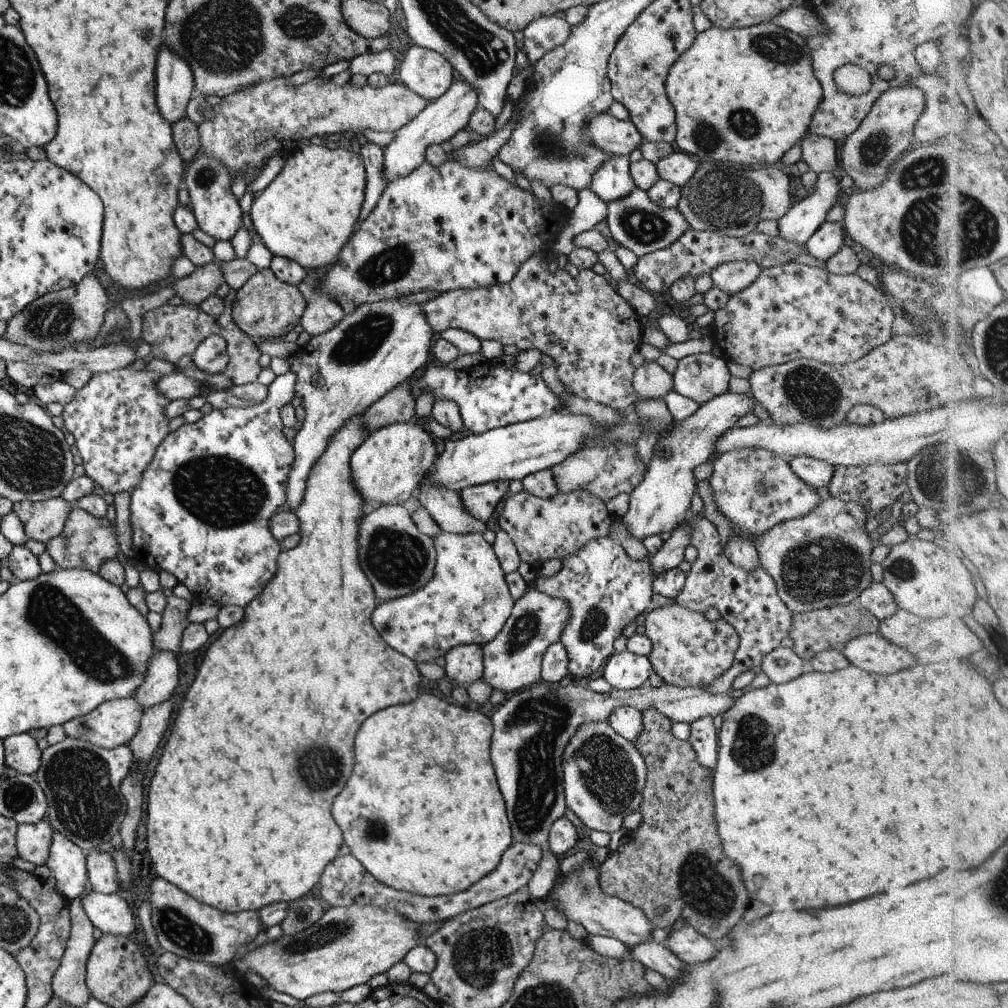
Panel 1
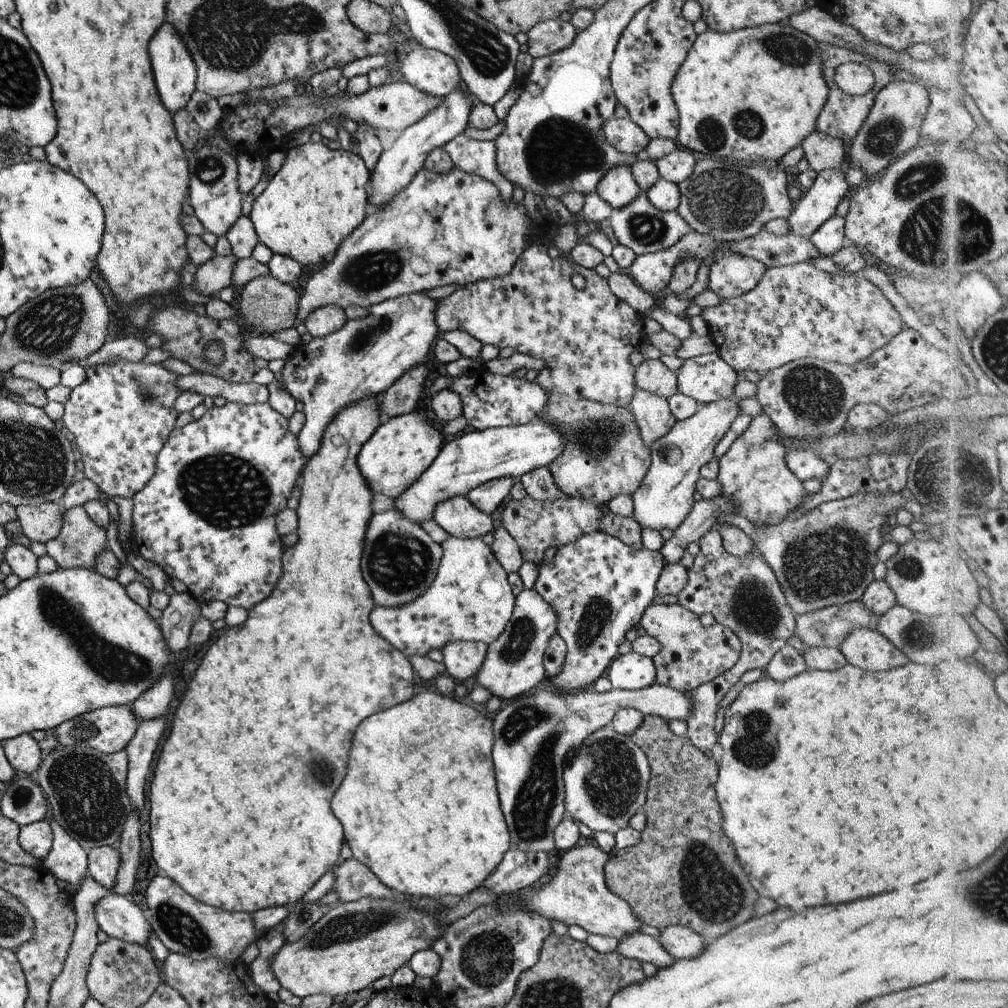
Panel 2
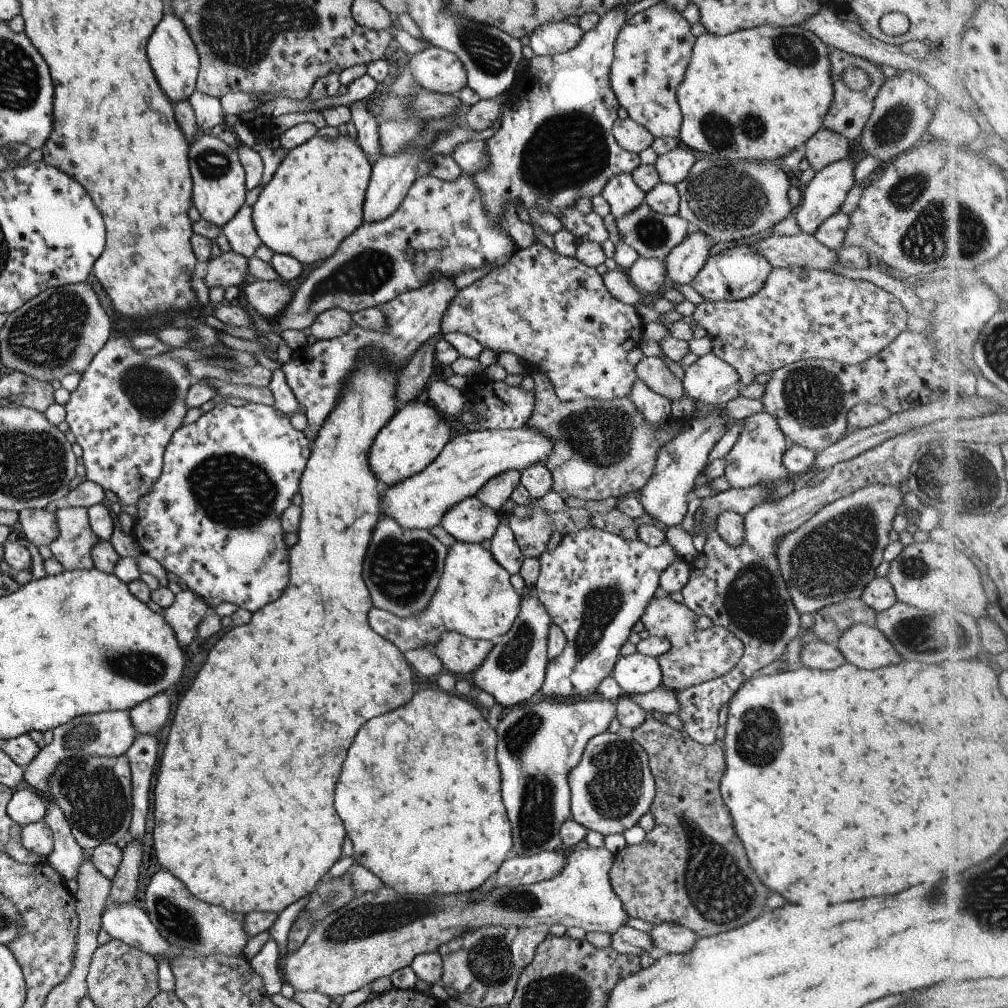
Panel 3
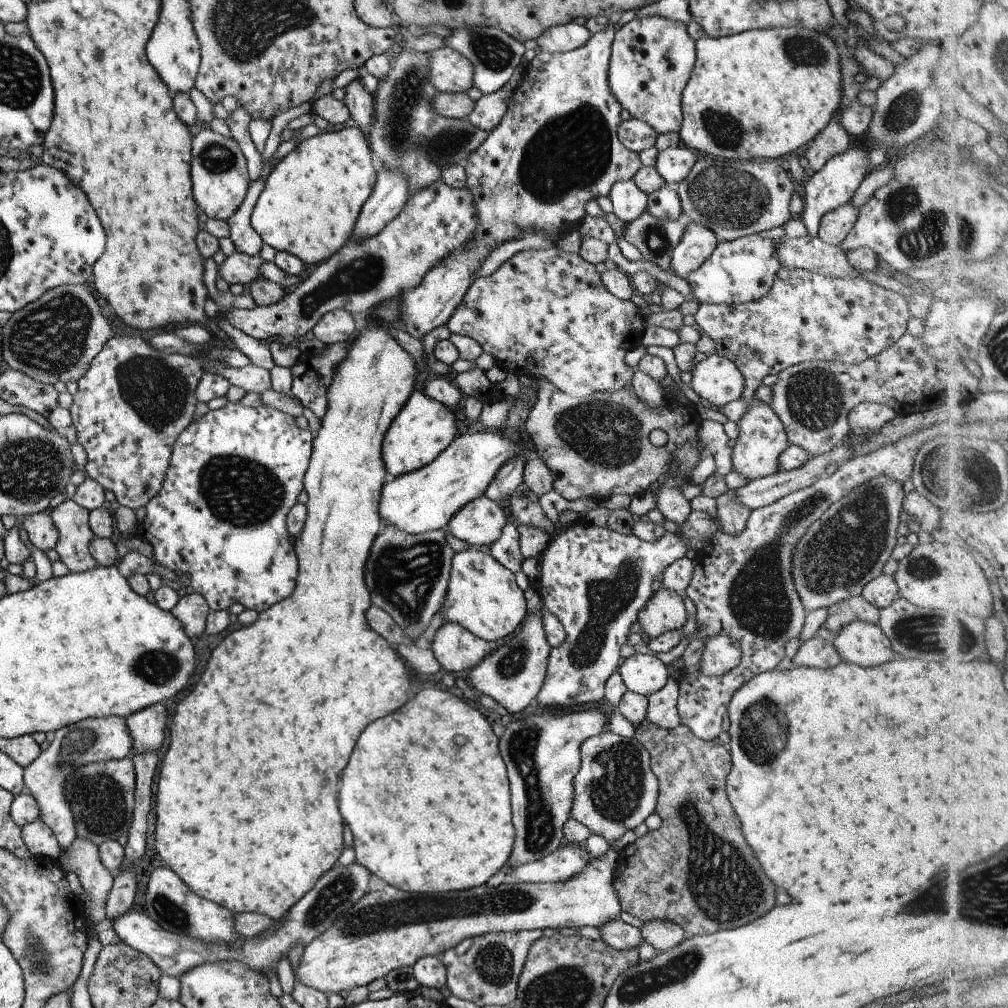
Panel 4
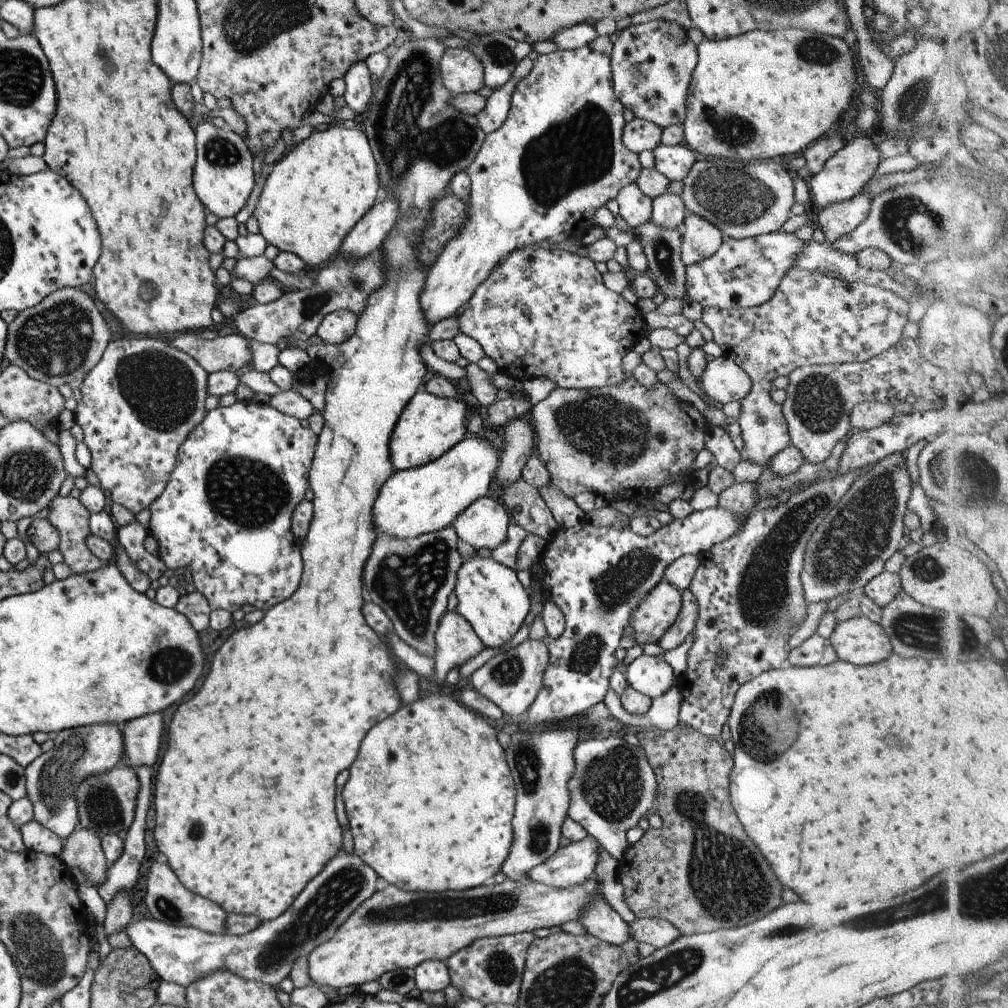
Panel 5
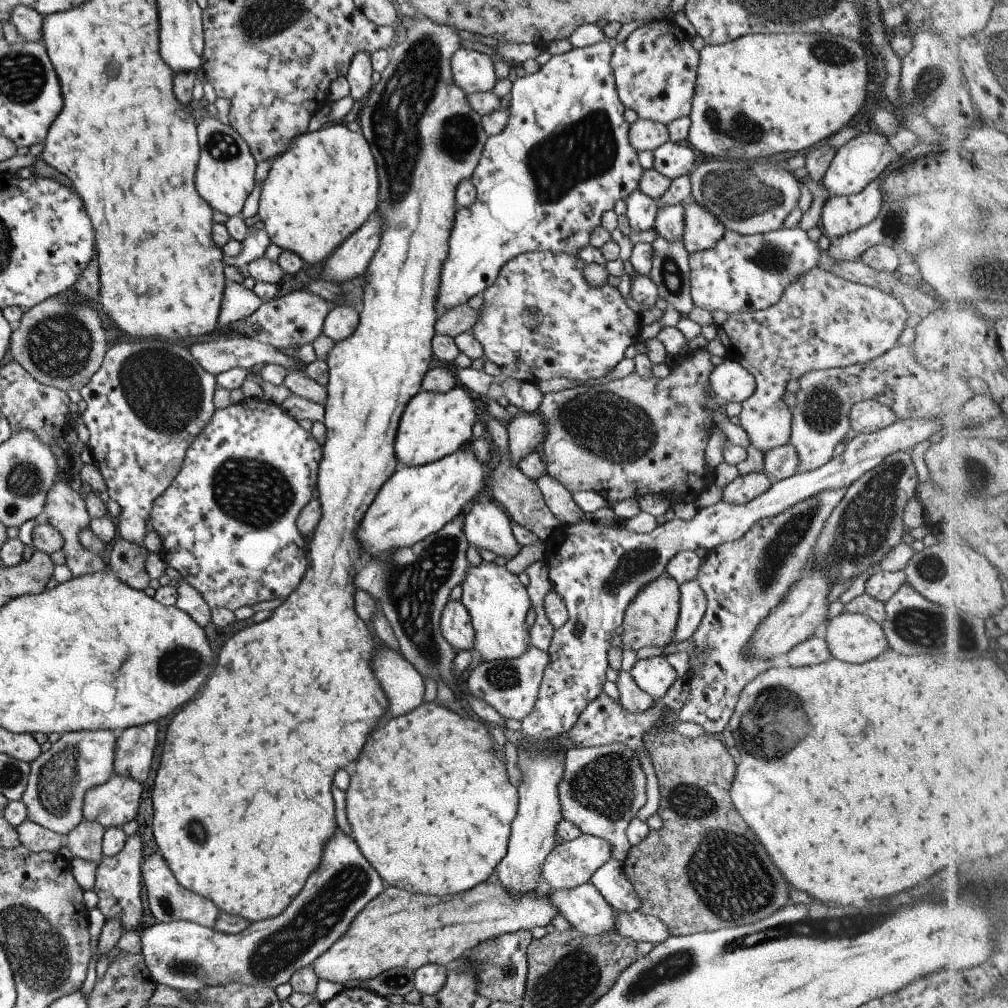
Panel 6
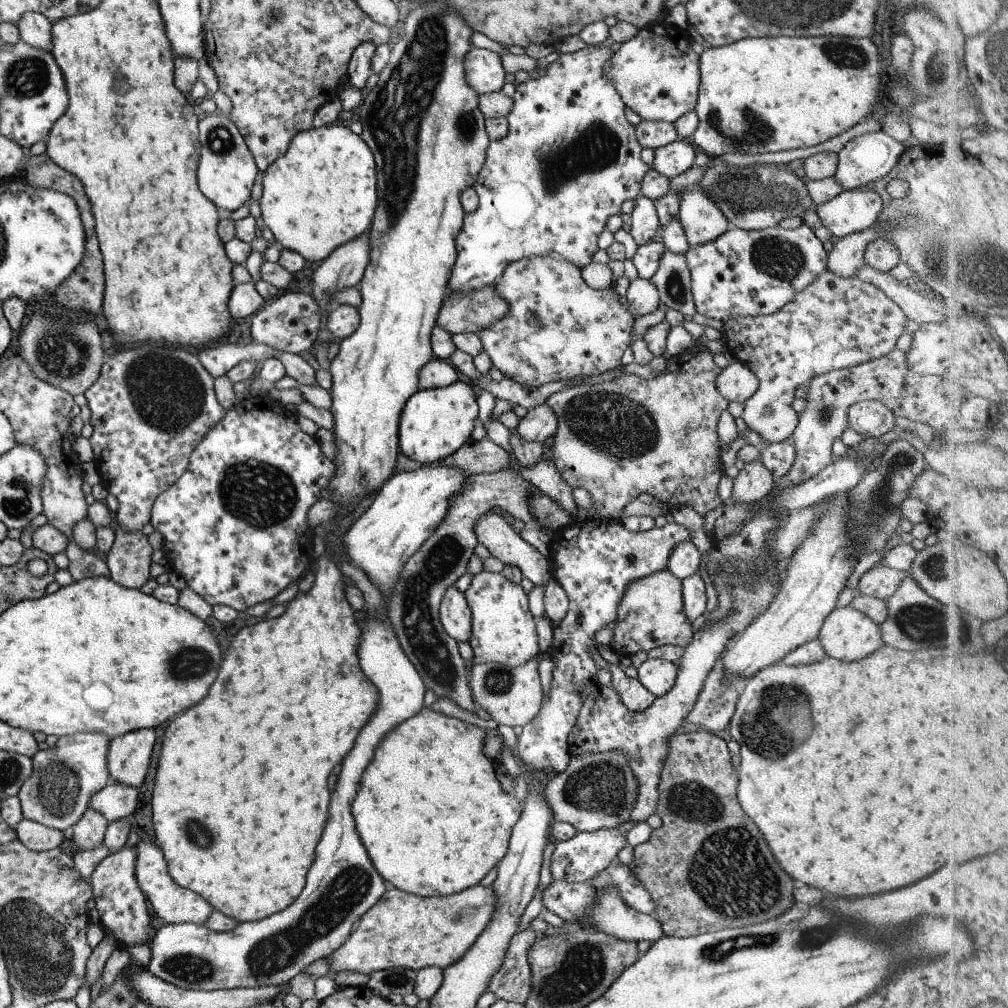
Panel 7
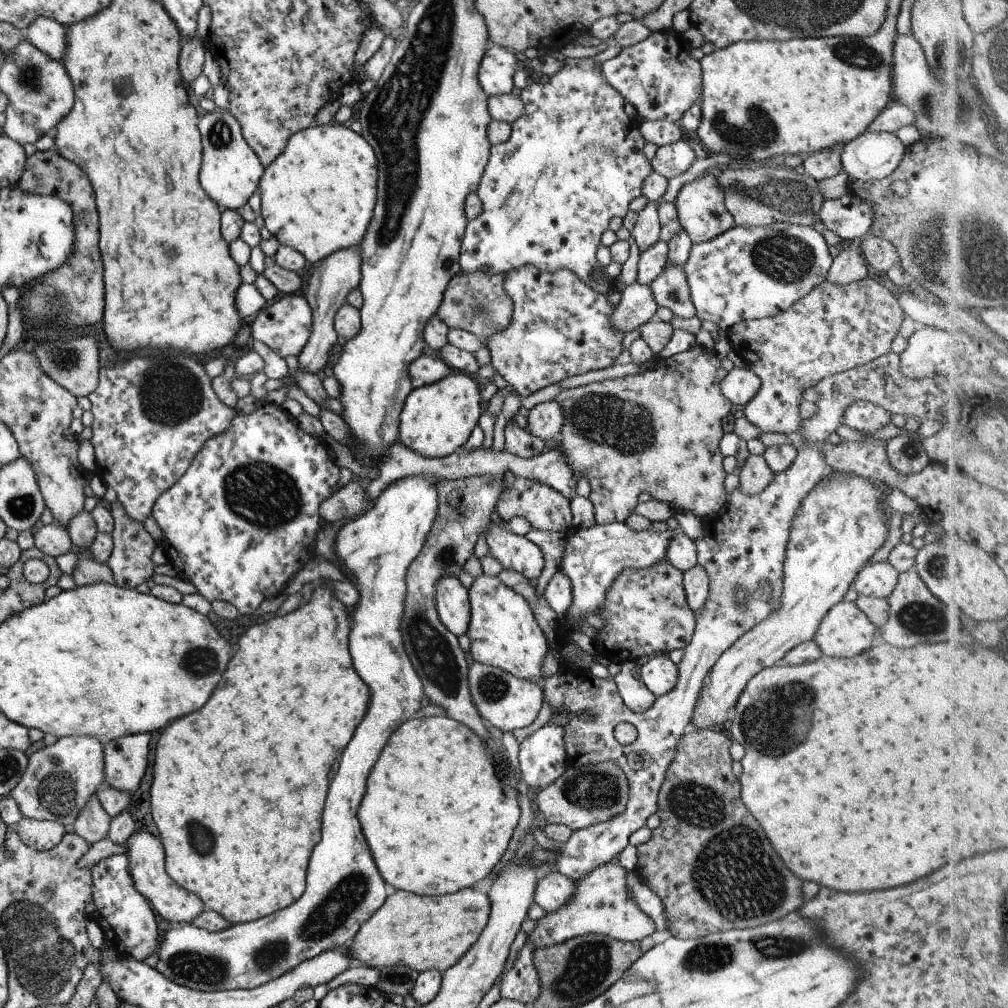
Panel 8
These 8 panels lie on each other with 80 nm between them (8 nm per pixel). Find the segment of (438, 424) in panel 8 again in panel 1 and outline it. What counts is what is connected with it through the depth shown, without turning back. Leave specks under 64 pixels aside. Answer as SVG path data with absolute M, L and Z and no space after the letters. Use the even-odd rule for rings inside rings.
M416 419L393 423L369 432L365 440L352 452L349 459L352 483L358 494L362 496L362 501L376 500L380 502L380 506L408 505L420 486L425 473L432 468L439 452L435 446L435 441L428 431L417 424Z

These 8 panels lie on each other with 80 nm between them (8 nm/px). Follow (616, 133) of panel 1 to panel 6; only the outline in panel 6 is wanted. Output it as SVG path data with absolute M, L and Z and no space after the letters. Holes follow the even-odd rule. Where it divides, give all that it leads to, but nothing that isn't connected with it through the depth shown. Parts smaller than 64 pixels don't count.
M638 118L629 124L628 141L637 152L640 150L653 152L655 148L669 141L668 130L664 124Z

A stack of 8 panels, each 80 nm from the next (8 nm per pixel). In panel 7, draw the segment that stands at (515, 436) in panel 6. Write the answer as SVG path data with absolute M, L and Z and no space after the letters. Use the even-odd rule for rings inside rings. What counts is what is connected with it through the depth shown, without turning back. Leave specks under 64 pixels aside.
M545 403L530 408L515 430L529 442L547 444L556 431L556 416Z

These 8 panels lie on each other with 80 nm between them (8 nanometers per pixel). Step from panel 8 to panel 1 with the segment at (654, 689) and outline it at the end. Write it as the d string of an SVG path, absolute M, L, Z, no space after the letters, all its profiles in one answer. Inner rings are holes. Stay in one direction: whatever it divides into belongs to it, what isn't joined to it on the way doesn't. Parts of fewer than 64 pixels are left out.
M629 651L613 653L603 665L603 678L613 689L633 690L647 683L651 663L646 656Z

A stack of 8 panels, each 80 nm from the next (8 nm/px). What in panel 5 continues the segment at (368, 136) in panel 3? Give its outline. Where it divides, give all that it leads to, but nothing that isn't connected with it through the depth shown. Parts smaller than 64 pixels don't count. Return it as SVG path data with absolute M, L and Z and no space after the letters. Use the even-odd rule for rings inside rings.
M355 61L342 78L345 83L342 99L347 107L356 112L361 118L366 106L369 104L373 85L370 82L370 72L364 61Z

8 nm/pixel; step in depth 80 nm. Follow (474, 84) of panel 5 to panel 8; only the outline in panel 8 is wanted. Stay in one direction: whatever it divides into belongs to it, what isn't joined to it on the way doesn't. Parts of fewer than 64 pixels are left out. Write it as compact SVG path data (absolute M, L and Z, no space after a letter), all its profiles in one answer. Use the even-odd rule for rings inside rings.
M490 44L483 53L477 74L479 86L487 96L504 95L513 88L513 74L518 66L515 54L499 45Z

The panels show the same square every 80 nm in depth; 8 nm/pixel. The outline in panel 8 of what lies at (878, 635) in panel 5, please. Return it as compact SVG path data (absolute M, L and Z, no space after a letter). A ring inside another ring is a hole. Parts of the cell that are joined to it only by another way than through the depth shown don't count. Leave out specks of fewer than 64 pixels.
M841 600L821 618L812 641L825 656L848 659L871 647L874 624L853 602Z

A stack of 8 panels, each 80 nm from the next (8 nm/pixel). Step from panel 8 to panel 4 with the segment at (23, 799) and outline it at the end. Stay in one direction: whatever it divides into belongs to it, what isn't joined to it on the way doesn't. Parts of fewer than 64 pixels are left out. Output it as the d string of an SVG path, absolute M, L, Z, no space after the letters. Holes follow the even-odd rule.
M88 718L58 728L49 747L41 751L31 764L22 769L25 791L35 799L38 806L38 820L45 823L55 835L60 846L60 854L64 853L76 836L72 812L66 804L66 794L62 791L63 778L67 778L71 768L79 768L95 761L121 760L130 756L131 750L131 737L124 718Z

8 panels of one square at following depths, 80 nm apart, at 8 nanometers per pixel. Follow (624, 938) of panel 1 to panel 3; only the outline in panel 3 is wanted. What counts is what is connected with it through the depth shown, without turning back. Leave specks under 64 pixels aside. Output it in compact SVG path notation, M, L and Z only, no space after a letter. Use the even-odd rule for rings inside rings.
M579 845L567 850L565 866L555 876L545 881L539 881L529 886L515 888L494 887L480 897L471 897L469 893L450 895L409 895L399 894L391 887L382 885L374 891L367 891L355 896L345 906L323 917L308 932L307 938L295 952L286 952L282 970L285 980L295 990L314 990L333 998L356 991L379 977L388 977L392 972L403 967L409 967L410 962L421 953L435 953L439 946L448 943L469 929L481 927L496 927L499 924L509 926L533 926L545 924L553 926L559 924L566 929L577 926L584 932L604 932L613 934L617 928L627 925L627 912L623 912L620 898L610 887L607 872L611 868L613 855L601 847L587 847Z

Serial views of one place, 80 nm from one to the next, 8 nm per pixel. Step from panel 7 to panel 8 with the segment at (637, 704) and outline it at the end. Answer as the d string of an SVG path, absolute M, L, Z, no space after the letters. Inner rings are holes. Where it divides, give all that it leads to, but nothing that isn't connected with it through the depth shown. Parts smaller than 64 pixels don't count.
M625 661L620 665L619 672L612 678L620 699L632 713L645 712L653 704L655 697L640 679L633 678L635 668L633 661Z

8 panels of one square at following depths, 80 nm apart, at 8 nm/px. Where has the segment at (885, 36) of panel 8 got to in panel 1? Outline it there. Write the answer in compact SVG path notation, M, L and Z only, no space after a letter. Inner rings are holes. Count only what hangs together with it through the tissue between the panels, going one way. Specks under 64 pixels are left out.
M771 22L738 29L711 26L696 33L693 44L669 67L664 87L674 110L674 150L687 153L697 162L719 161L739 166L779 165L781 156L808 132L809 121L822 99L806 40Z

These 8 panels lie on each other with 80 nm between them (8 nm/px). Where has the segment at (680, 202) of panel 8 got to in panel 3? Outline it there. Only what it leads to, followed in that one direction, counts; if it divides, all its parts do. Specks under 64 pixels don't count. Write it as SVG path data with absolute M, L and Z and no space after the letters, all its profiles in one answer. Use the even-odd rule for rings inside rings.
M690 229L683 241L664 259L665 273L671 286L677 288L680 285L690 285L691 280L708 260L709 249L707 236L695 229Z

